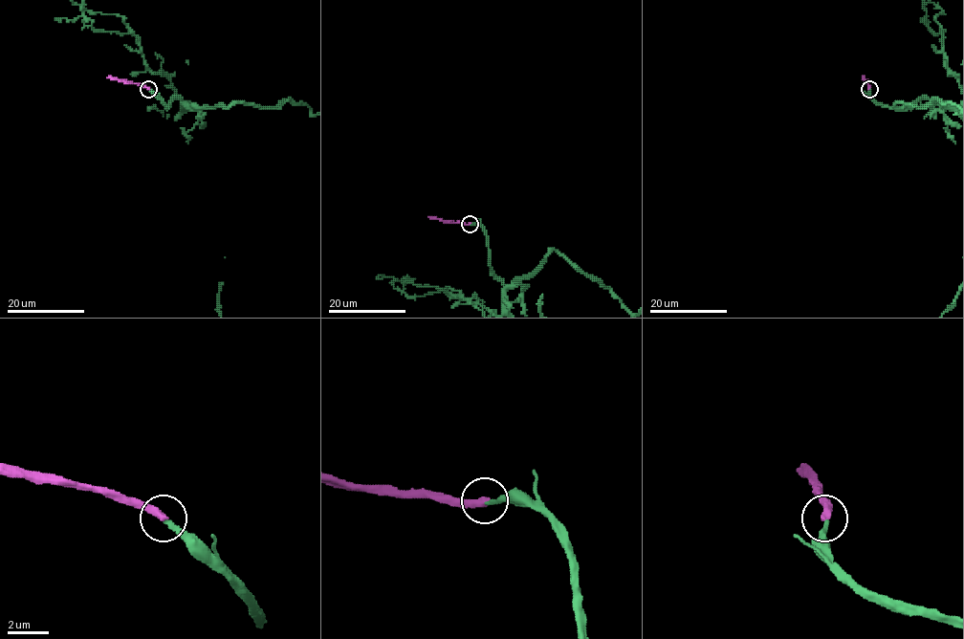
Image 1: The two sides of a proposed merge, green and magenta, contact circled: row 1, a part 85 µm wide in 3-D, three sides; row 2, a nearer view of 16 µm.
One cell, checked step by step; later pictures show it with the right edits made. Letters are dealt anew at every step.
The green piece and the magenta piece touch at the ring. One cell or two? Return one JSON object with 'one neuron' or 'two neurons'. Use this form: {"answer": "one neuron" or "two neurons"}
{"answer": "one neuron"}

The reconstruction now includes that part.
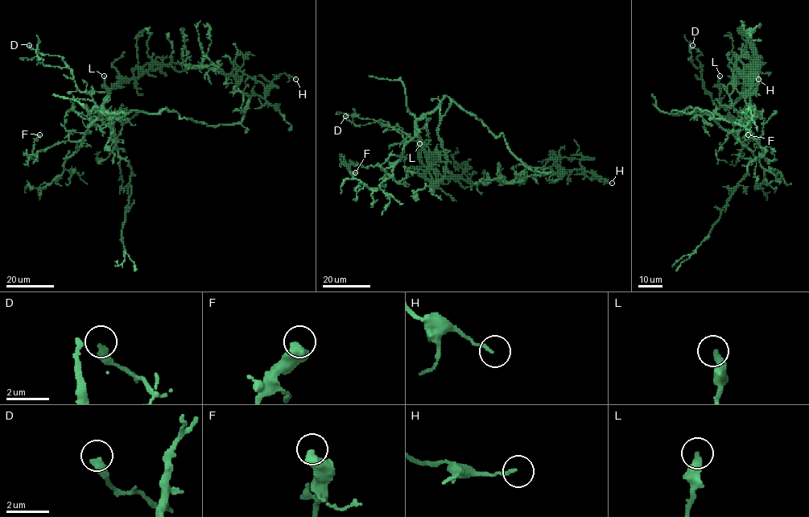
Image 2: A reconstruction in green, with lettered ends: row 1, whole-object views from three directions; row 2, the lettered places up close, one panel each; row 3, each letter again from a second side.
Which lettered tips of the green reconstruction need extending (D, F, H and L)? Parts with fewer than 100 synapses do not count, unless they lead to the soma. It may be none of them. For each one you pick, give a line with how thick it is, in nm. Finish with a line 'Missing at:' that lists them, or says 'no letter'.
Missing at: no letter

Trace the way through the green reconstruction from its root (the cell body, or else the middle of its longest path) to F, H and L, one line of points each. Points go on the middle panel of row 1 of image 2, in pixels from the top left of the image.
F: (418, 155), (419, 138), (413, 137), (393, 166), (349, 164), (350, 171), (355, 172)
H: (418, 155), (425, 167), (442, 175), (472, 183), (518, 183), (526, 176), (582, 167), (587, 176), (612, 183)
L: (418, 155), (418, 144), (426, 145), (419, 143)

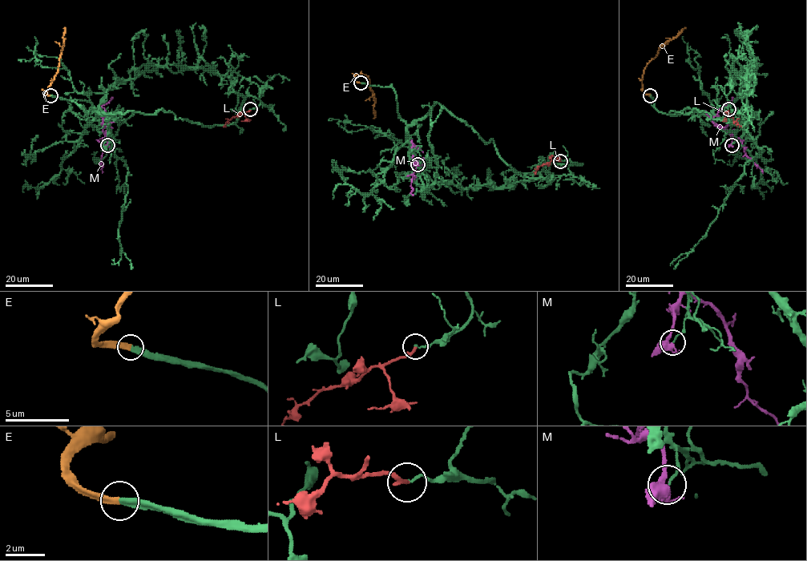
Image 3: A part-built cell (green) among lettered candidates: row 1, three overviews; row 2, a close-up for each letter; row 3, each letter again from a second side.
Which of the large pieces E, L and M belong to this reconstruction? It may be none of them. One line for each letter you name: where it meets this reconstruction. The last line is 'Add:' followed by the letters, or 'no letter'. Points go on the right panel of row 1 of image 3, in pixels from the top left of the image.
E: meets green at (650, 95)
Add: E

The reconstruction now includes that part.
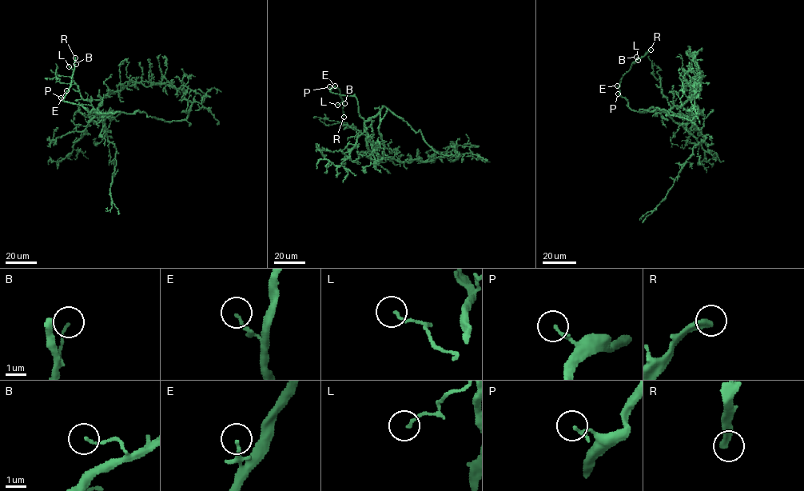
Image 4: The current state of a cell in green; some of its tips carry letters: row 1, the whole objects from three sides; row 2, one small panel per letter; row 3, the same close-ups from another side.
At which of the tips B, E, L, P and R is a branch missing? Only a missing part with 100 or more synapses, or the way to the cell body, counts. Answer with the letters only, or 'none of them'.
R

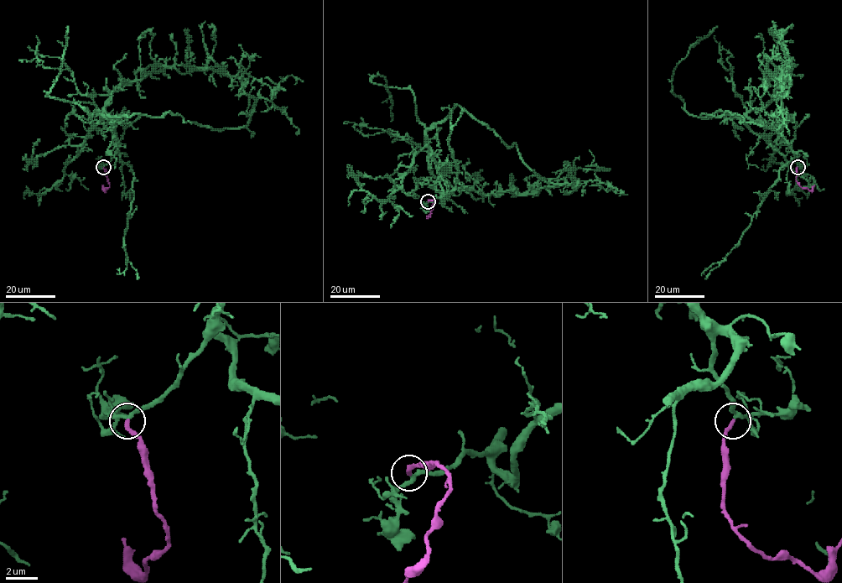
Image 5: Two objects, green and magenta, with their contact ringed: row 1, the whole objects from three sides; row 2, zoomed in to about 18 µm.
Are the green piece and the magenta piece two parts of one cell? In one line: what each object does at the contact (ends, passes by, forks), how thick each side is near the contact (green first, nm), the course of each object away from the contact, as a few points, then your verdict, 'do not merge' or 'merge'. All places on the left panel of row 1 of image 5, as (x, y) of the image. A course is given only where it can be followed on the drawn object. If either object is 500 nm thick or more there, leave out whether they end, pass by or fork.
green passes by; magenta ends there; 240 nm thick on the green side, 280 nm on the other; green runs (103, 166), (117, 147), (105, 102), (125, 81), (177, 65), (212, 68), (271, 101), (288, 75), (304, 81); magenta runs (103, 166), (109, 186), (106, 190), (102, 185); merge

